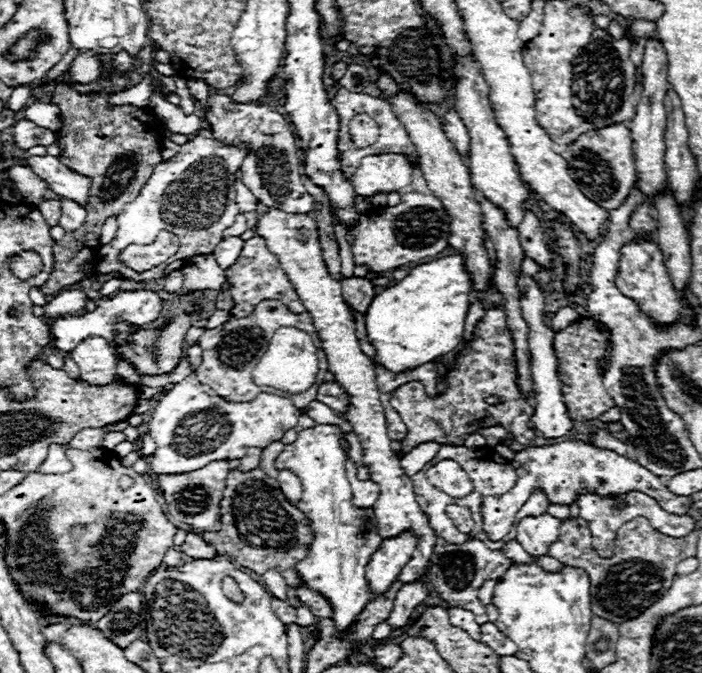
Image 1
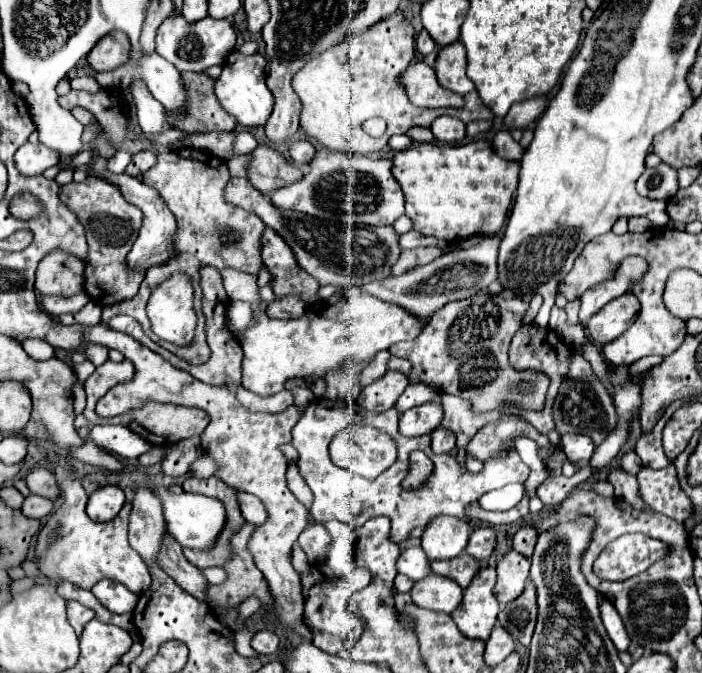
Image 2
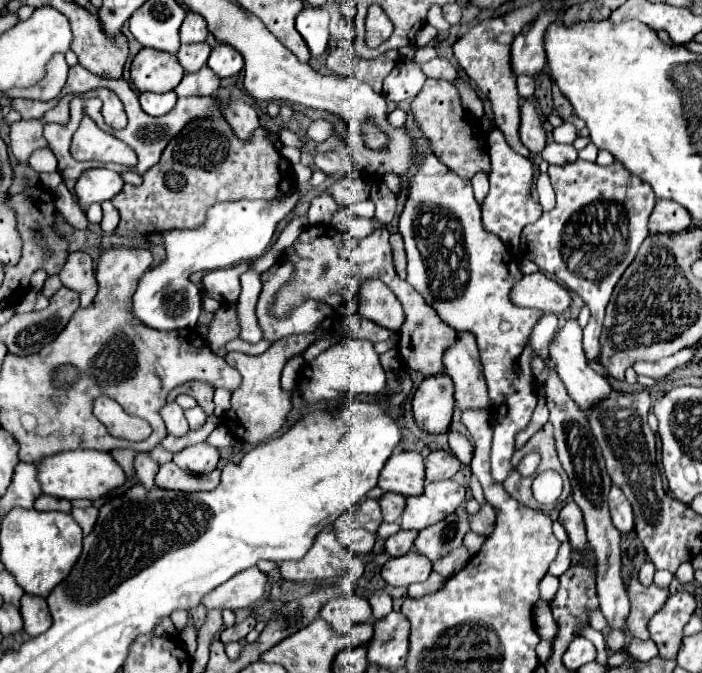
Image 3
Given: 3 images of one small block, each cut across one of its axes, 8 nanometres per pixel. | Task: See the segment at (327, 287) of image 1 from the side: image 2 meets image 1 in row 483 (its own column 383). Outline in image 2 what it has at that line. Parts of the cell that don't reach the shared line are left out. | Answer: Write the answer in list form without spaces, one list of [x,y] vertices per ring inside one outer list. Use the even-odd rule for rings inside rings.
[[[388,370],[380,380],[362,388],[358,404],[370,412],[384,412],[396,404],[398,396],[404,392],[406,386],[408,386],[406,374]]]

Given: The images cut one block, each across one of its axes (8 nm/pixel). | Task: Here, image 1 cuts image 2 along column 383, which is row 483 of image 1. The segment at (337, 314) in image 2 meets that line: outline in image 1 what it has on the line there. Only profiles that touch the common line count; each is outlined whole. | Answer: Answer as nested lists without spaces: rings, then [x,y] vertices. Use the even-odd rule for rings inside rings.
[[[320,424],[320,426],[314,426],[314,428],[302,430],[298,434],[296,442],[288,444],[276,460],[278,468],[288,468],[288,470],[296,472],[296,476],[300,478],[304,492],[302,492],[302,500],[296,506],[306,514],[306,518],[310,520],[310,528],[314,532],[314,540],[308,548],[306,558],[296,562],[294,570],[296,570],[302,586],[306,586],[306,588],[322,594],[324,598],[328,598],[328,602],[332,604],[332,622],[334,622],[334,626],[340,634],[344,634],[356,622],[362,608],[366,608],[366,604],[372,598],[370,588],[368,588],[368,580],[364,576],[364,568],[370,560],[370,554],[374,554],[384,540],[378,534],[374,510],[372,508],[358,508],[358,506],[352,504],[352,488],[350,488],[348,478],[346,478],[346,454],[344,454],[344,448],[340,446],[342,438],[344,438],[344,432],[340,430],[340,426]]]

